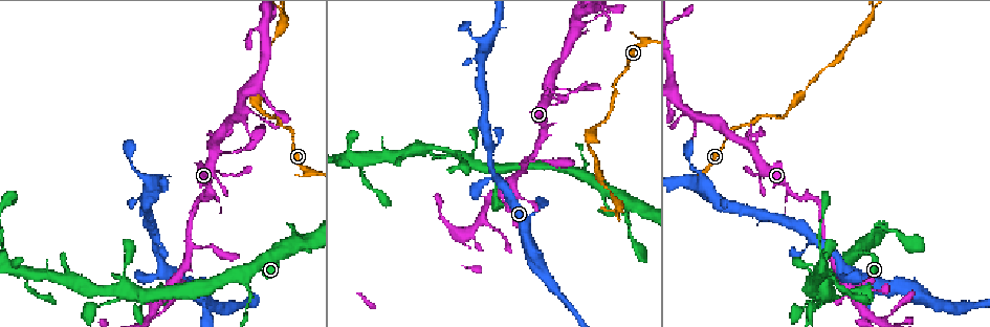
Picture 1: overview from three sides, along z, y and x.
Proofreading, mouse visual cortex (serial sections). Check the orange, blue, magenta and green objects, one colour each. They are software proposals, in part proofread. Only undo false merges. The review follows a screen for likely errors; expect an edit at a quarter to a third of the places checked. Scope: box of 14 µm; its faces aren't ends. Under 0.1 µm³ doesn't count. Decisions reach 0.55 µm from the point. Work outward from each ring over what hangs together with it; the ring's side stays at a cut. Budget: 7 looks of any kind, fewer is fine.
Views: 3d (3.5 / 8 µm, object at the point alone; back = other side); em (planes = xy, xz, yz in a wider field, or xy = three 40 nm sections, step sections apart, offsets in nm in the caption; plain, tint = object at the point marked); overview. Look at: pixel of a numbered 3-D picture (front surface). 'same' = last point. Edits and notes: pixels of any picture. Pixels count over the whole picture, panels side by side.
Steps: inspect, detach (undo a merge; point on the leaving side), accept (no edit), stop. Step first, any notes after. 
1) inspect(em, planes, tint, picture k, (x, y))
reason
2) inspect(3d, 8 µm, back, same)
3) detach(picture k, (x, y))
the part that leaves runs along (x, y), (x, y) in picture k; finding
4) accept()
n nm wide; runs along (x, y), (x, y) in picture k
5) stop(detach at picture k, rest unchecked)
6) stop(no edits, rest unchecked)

inspect(3d, 8 µm, picture 1, (188, 245))
three arms meet

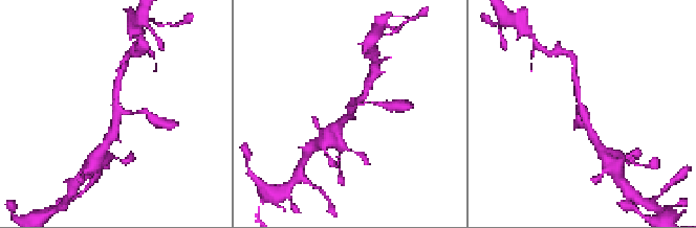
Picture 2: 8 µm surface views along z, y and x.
inspect(3d, 3.5 µm, picture 2, (352, 108))

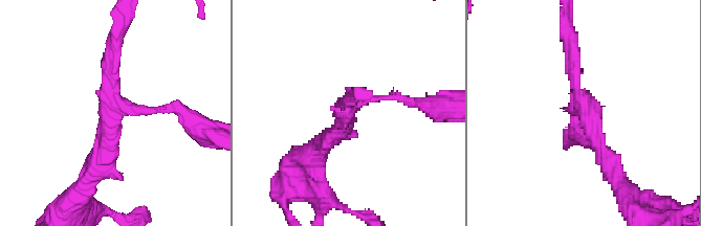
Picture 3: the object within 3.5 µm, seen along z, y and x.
accept()
runs along (569, 30), (576, 92), (607, 162) in picture 3; all the same cell

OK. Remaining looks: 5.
inspect(3d, 8 µm, back, picture 1, (295, 235))
two arms in line, one across

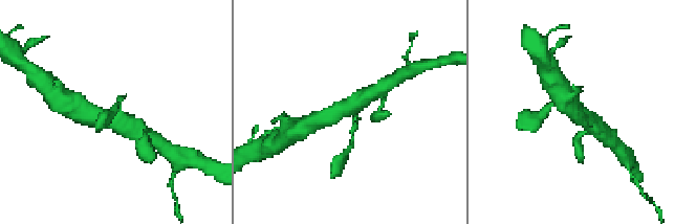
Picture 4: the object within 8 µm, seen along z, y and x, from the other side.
inspect(3d, 3.5 µm, picture 4, (353, 110))

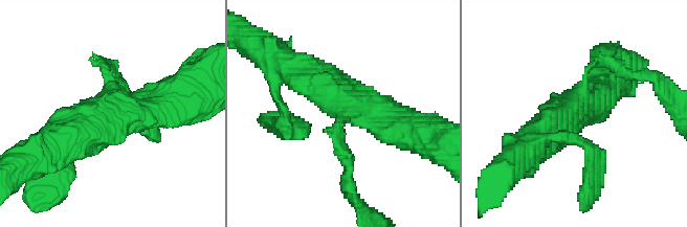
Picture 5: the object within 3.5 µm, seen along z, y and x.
inspect(em, xy, step 2, tint, picture 5, (342, 112))
3 arms; arms of 150, 450, 500 nm; shape alone is not enough

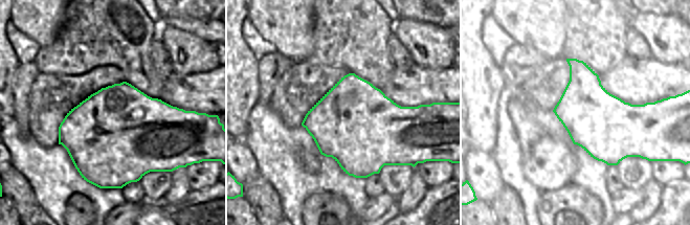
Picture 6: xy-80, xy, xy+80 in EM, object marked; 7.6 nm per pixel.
detach(picture 5, (341, 157))
a second cell is stuck on

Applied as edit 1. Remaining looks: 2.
stop(detach at picture 5, rest unchecked)

